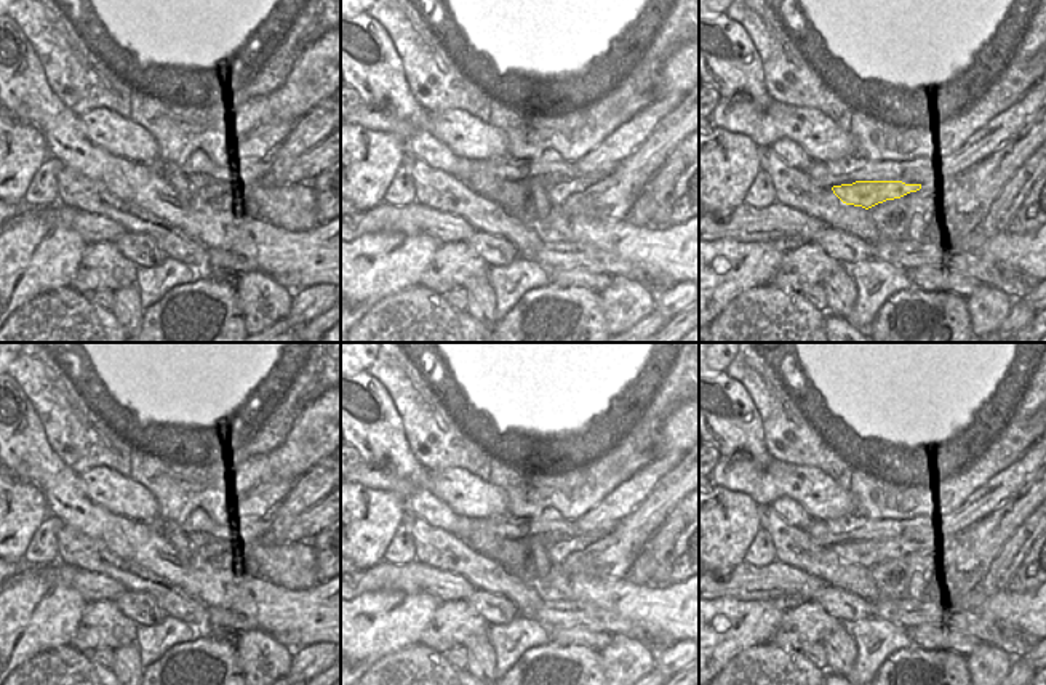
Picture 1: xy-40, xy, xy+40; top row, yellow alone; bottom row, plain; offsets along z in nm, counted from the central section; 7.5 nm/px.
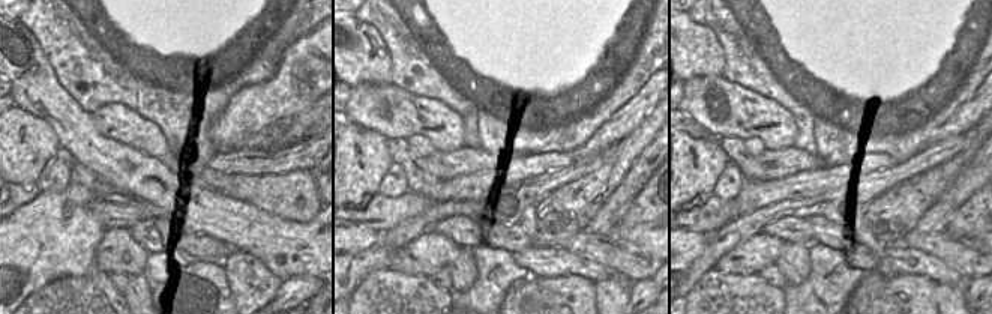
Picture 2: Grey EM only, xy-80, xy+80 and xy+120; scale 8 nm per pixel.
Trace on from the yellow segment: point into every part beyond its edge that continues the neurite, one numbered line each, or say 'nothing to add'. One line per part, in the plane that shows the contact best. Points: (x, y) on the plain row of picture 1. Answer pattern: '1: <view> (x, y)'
1: xy+40 (1006, 484).

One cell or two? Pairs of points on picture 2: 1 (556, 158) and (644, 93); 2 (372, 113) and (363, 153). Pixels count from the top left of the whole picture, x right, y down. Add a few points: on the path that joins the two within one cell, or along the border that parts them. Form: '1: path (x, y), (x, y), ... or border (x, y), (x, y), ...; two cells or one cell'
1: path (580, 152), (599, 143), (626, 117); one cell
2: border (353, 122), (371, 128), (386, 138); two cells

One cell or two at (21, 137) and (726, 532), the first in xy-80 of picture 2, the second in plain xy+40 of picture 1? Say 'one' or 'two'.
one

